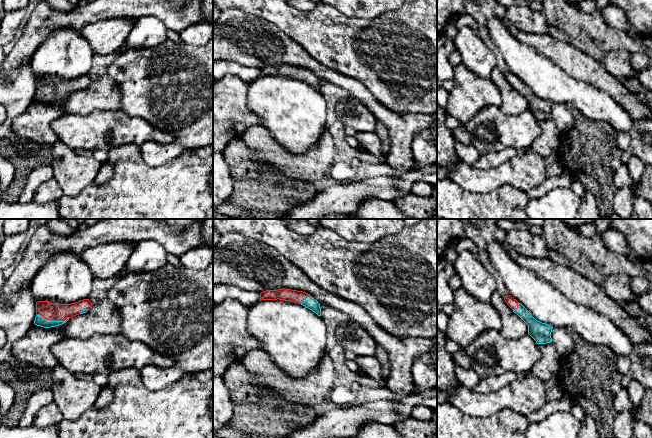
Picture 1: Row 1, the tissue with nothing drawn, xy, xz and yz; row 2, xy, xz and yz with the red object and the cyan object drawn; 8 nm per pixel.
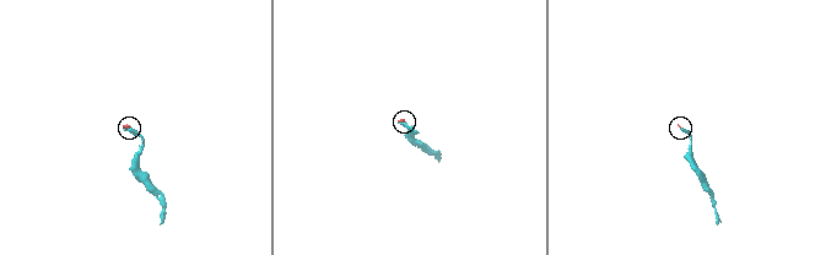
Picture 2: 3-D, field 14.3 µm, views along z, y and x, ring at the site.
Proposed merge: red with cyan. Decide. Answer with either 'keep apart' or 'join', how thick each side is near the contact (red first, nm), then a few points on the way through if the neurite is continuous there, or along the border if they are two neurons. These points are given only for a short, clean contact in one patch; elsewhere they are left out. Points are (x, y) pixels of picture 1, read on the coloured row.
join; calibres 140 and 80 nm; way xy (55, 312), (52, 315), (52, 320), (39, 320)

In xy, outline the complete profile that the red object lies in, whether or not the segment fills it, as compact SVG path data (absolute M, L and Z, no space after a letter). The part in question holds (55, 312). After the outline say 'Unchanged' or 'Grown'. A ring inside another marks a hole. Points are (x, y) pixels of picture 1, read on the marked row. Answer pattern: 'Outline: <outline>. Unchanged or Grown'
Outline: M88 299L71 304L53 304L49 301L36 302L34 324L44 328L56 327L66 323L70 318L86 313L92 306Z. Grown

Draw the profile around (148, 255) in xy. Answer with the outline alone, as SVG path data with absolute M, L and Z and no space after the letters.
M154 240L136 243L135 249L124 266L128 273L157 270L167 264L167 251Z

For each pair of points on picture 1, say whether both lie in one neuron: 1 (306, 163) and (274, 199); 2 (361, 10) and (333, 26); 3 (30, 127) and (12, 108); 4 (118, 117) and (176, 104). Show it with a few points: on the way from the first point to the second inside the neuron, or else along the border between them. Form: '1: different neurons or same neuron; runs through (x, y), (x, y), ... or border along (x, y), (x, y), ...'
1: different neurons; border along (271, 167), (286, 177), (312, 183)
2: different neurons; border along (337, 10), (349, 16), (373, 18)
3: different neurons; border along (33, 101), (12, 123), (12, 130), (18, 137)
4: different neurons; border along (118, 109), (129, 115), (144, 118), (150, 124)

